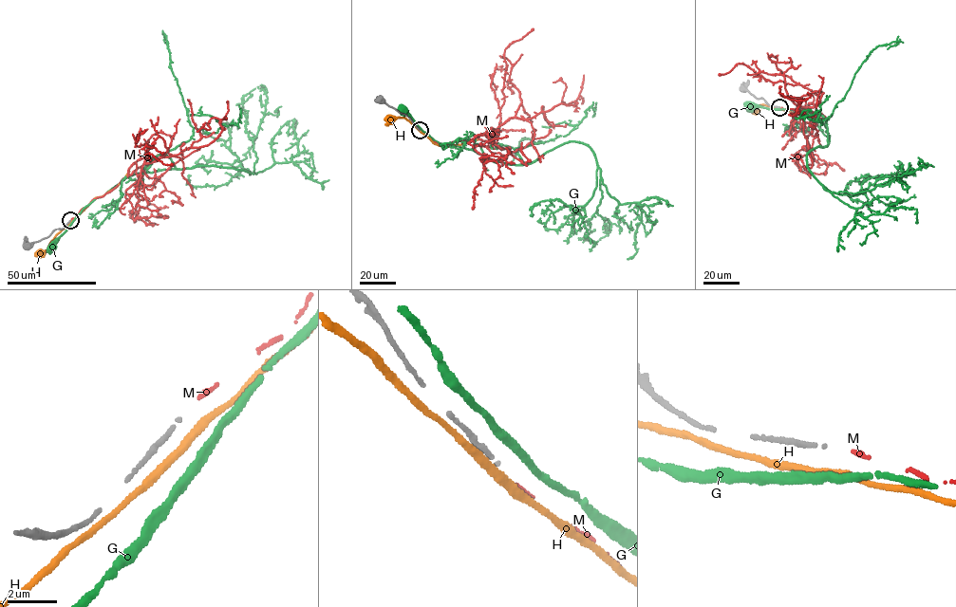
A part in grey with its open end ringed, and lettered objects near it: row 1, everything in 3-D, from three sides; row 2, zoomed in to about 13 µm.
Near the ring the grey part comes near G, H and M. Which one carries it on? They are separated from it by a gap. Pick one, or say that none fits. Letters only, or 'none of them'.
M

